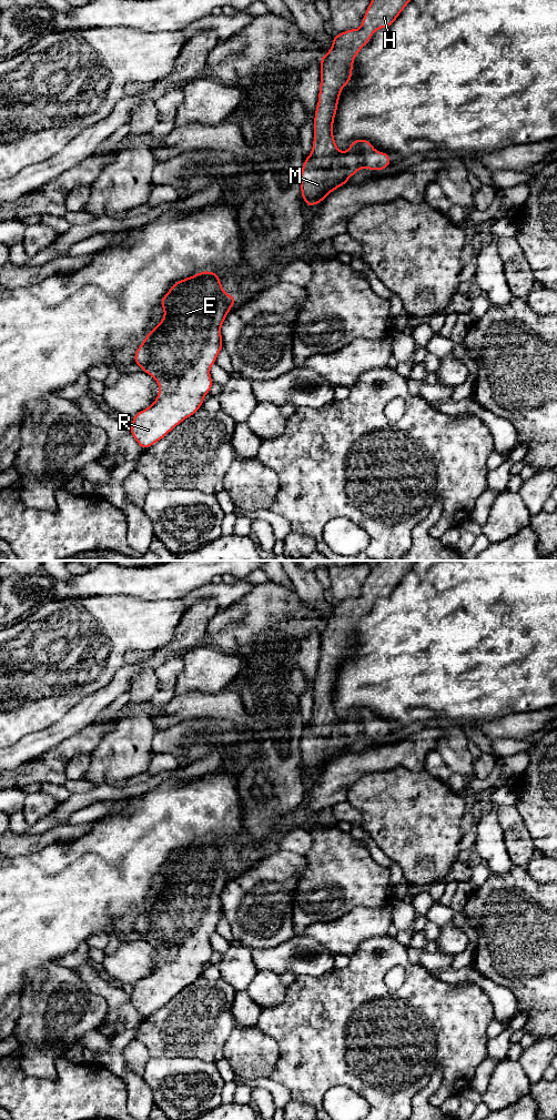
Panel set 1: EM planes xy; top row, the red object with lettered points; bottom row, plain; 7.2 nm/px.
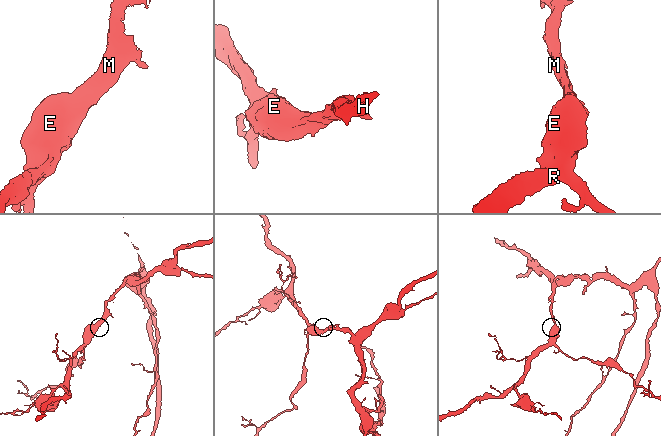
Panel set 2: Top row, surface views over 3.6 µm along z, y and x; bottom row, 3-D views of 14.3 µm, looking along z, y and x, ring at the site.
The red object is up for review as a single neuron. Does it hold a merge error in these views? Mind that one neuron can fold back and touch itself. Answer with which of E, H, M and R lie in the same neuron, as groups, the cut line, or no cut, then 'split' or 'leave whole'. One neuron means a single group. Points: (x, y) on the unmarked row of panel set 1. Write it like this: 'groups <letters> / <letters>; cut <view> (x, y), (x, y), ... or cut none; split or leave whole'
groups E H M R; cut none; leave whole

